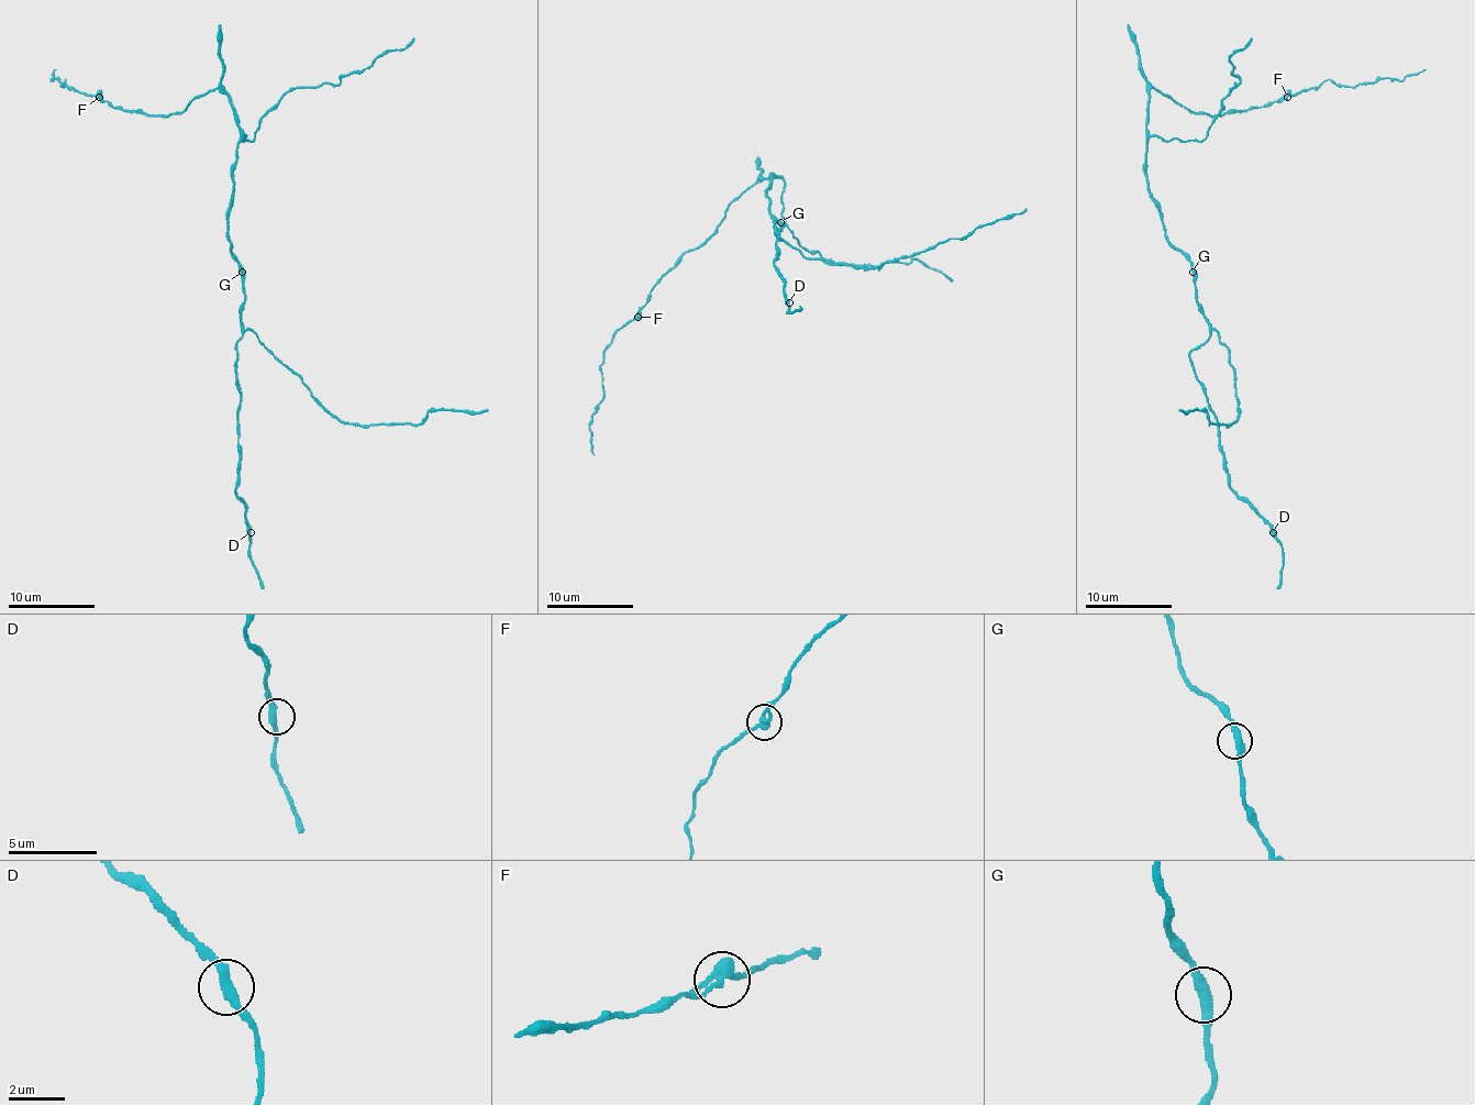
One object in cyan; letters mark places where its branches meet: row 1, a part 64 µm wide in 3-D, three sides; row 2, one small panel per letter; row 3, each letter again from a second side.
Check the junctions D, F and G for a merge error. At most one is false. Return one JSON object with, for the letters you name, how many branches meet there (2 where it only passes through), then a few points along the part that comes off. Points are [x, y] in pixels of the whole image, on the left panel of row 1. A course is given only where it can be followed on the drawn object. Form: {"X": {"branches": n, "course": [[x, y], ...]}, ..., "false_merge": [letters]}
{"false_merge": []}

